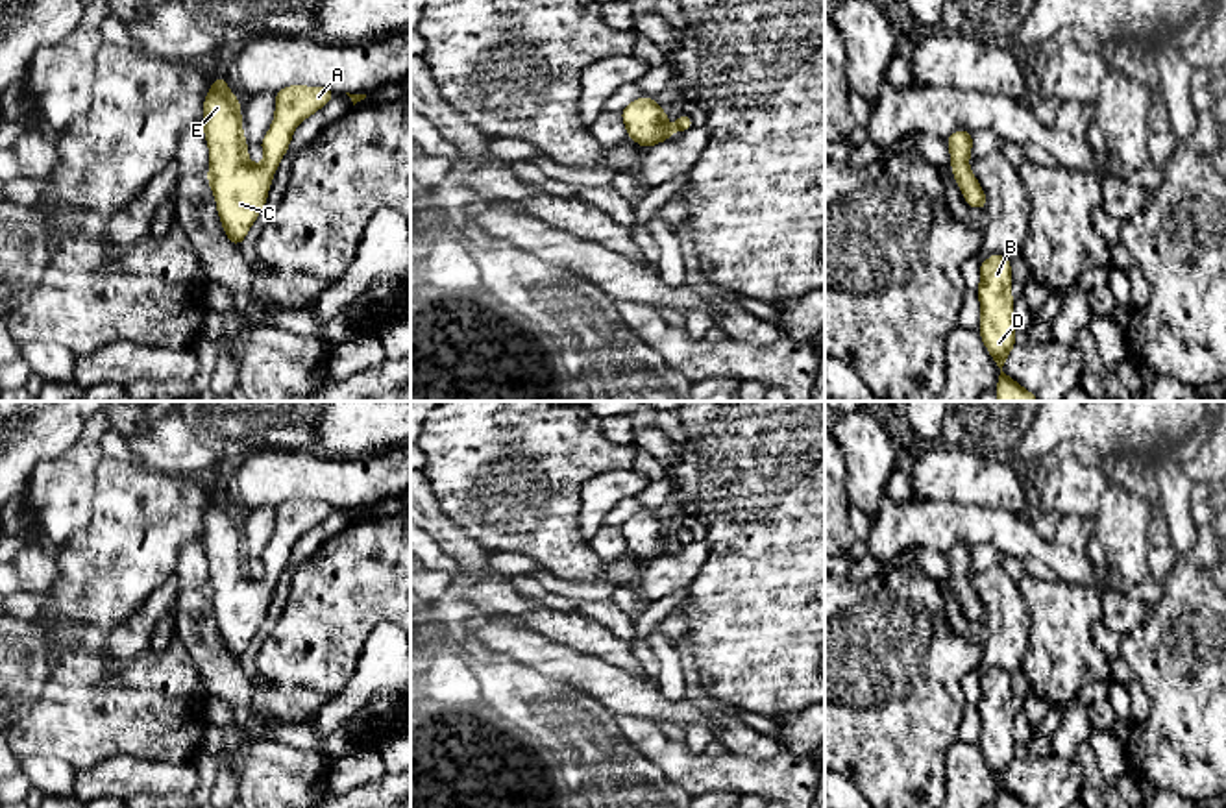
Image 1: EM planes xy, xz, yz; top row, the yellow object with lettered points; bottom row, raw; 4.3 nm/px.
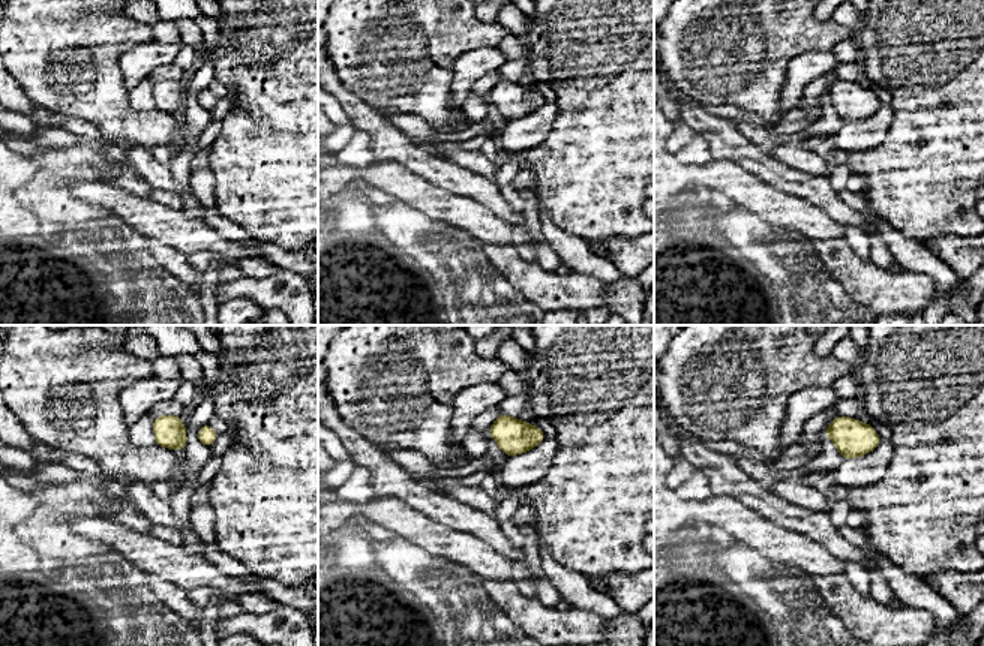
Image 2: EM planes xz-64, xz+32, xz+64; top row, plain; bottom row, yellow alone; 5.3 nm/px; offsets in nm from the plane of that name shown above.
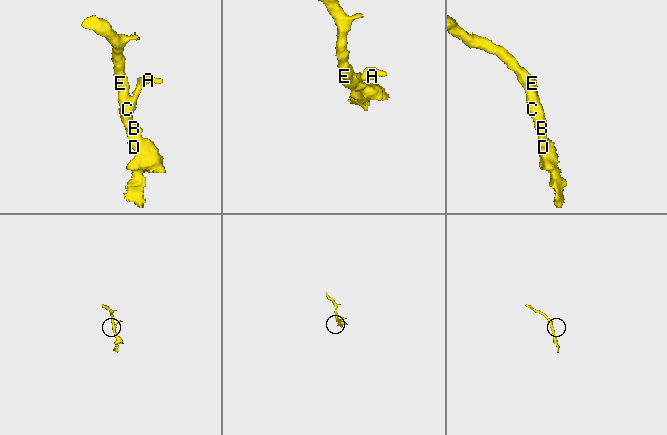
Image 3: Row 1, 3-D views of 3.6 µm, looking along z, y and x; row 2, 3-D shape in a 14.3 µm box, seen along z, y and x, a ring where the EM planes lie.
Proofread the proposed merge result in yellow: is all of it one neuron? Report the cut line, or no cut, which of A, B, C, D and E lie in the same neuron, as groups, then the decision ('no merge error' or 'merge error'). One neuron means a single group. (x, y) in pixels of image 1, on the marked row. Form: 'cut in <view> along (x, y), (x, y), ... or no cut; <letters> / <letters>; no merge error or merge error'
no cut; A B C D E; no merge error

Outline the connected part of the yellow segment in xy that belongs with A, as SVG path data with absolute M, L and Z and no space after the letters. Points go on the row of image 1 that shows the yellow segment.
M216 74L213 87L203 100L203 133L209 146L207 181L216 200L216 211L224 226L224 233L239 248L248 235L251 224L263 211L276 168L288 150L294 129L313 113L322 109L335 96L325 87L290 85L276 92L276 115L272 128L261 141L264 161L253 165L248 159L248 144L242 131L240 102L226 85L222 74Z

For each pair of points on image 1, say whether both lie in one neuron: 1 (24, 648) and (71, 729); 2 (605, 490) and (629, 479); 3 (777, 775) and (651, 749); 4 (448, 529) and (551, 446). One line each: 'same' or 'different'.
1: different
2: same
3: same
4: different

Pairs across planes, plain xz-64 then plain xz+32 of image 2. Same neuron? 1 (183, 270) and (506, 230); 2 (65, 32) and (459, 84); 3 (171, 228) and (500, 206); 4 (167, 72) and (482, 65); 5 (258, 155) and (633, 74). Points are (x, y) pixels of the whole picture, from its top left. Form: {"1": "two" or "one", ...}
{"1": "two", "2": "two", "3": "two", "4": "two", "5": "one"}

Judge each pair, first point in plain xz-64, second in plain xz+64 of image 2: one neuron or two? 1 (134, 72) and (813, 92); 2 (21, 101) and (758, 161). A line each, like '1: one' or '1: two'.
1: two
2: one

